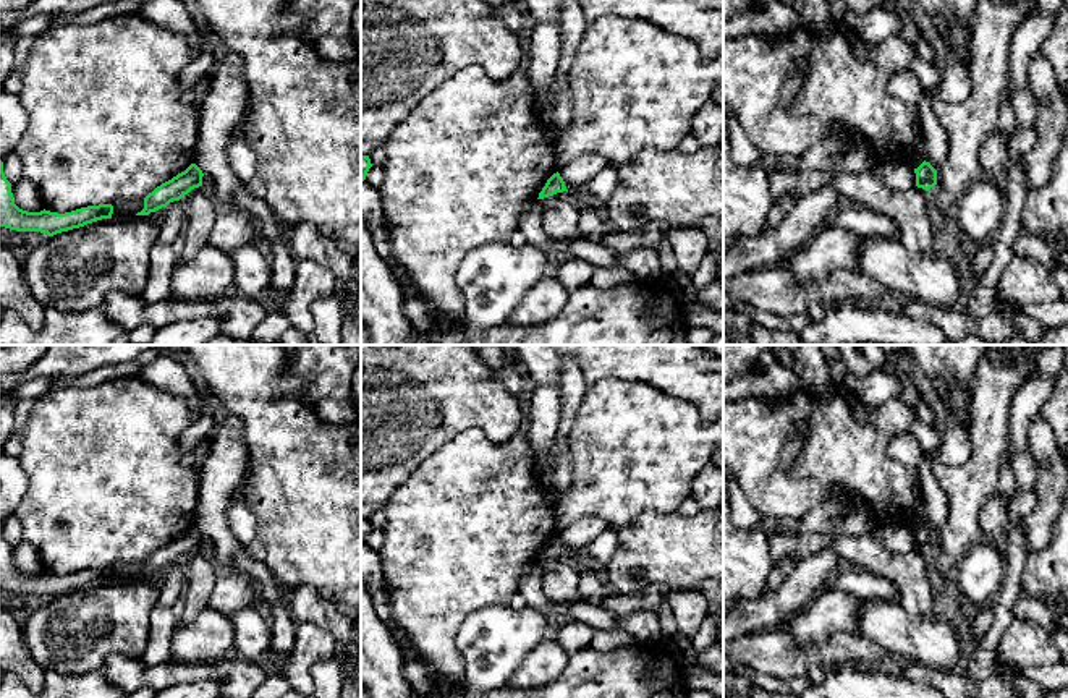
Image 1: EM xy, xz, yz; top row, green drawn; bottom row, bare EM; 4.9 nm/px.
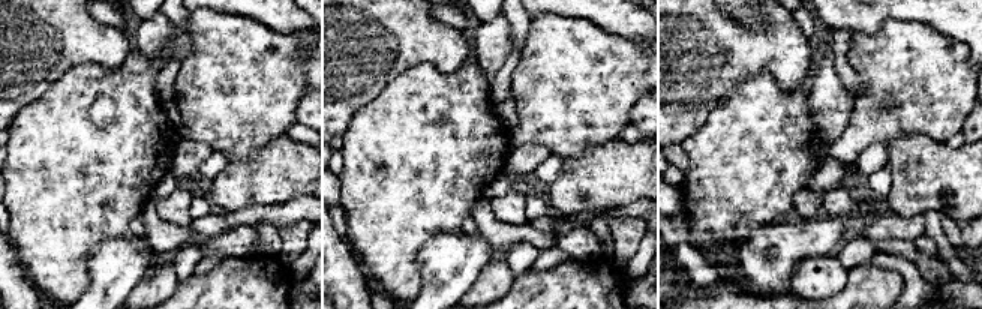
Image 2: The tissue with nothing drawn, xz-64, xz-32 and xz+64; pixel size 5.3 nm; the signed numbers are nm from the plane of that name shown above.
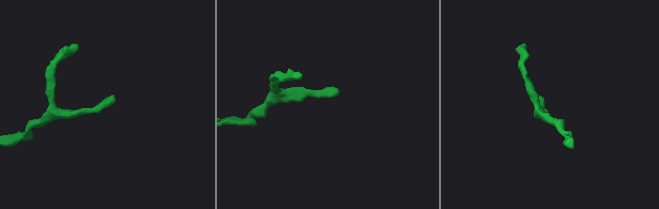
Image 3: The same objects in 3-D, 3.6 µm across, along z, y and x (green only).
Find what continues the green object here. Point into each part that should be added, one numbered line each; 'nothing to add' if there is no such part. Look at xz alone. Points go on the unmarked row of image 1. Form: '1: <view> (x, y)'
nothing to add

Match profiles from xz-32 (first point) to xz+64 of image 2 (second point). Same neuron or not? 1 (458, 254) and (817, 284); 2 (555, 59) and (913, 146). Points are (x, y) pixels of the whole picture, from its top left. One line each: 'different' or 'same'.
1: different
2: different

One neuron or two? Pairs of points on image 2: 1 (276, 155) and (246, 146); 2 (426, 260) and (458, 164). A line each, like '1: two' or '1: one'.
1: two
2: two

